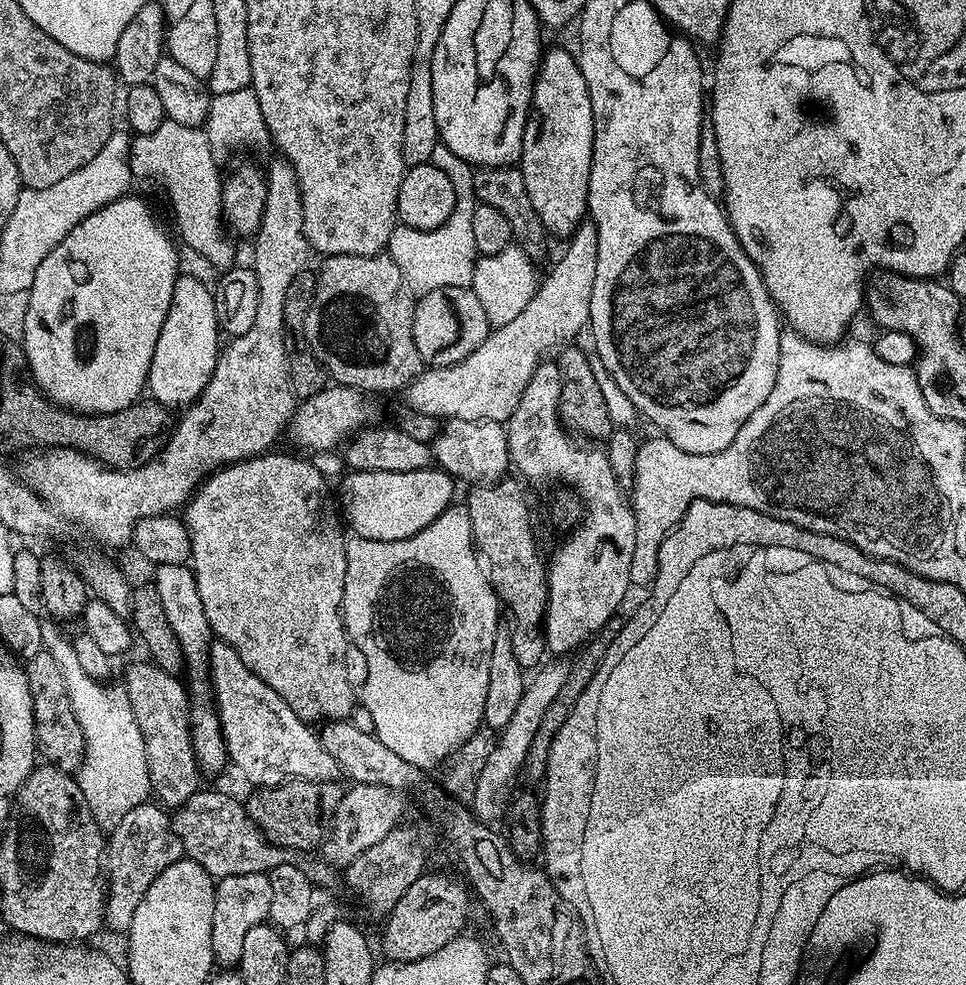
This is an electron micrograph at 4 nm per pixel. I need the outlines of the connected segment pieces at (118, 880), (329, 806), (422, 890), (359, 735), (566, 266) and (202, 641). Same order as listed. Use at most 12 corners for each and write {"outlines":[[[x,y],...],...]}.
{"outlines":[[[159,803],[106,840],[105,925],[127,933],[150,882],[183,856]],[[335,780],[257,787],[248,816],[289,853],[323,845]],[[431,872],[383,921],[389,961],[409,964],[467,929],[469,889]],[[351,719],[319,729],[322,746],[352,784],[405,794],[421,768],[386,750]],[[585,218],[509,324],[405,389],[413,412],[498,421],[589,325],[598,230]],[[188,564],[150,577],[188,664],[191,695],[213,691],[210,622]]]}

